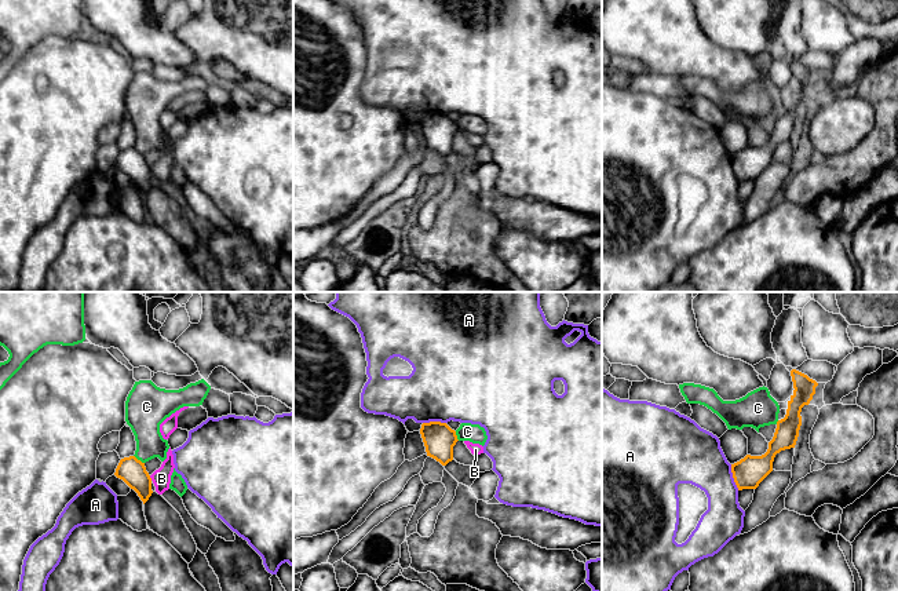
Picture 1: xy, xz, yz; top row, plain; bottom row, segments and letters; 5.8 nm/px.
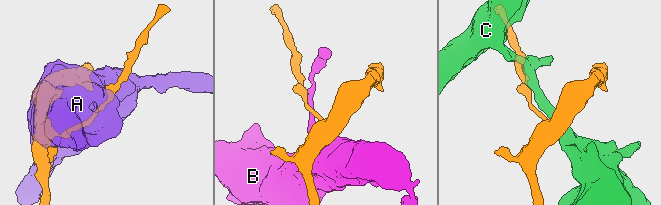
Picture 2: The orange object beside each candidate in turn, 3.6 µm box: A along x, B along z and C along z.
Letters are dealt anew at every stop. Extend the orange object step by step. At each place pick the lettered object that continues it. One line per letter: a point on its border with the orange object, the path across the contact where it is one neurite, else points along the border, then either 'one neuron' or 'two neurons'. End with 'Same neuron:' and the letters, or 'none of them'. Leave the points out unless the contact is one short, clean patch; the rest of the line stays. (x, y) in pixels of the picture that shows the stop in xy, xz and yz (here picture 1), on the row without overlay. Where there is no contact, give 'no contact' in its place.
A: contact yz (733, 168); two neurons
B: contact xy (150, 170); two neurons
C: contact xy (139, 152); border xy (134, 146), (143, 154); two neurons
Same neuron: none of them

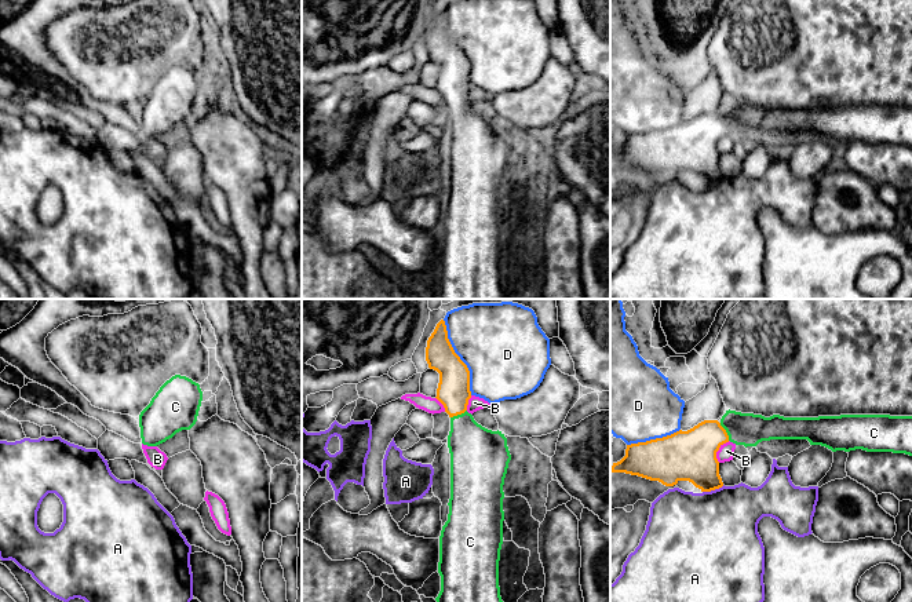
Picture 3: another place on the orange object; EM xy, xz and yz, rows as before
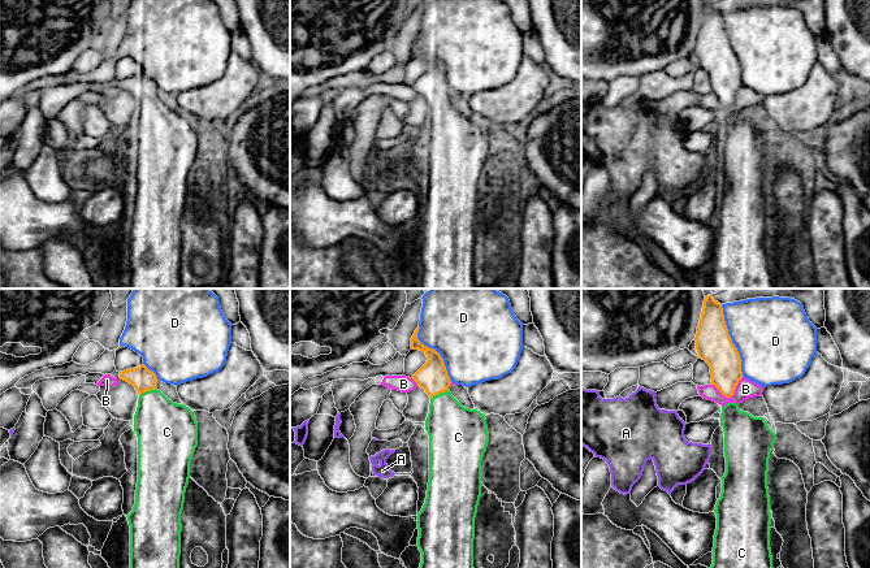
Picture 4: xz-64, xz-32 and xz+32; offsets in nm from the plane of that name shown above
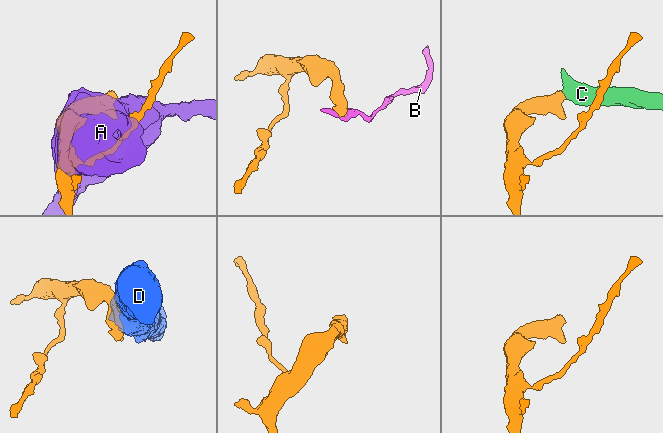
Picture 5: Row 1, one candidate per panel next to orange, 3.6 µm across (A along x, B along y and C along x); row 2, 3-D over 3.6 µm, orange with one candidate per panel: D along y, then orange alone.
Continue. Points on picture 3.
A: contact yz (712, 181); two neurons
B: contact yz (718, 141); border yz (729, 132), (717, 143), (718, 153); two neurons
C: contact yz (725, 123); way yz (690, 146), (711, 126), (725, 123), (743, 120); one neuron
D: contact xz (459, 48); two neurons
Same neuron: C

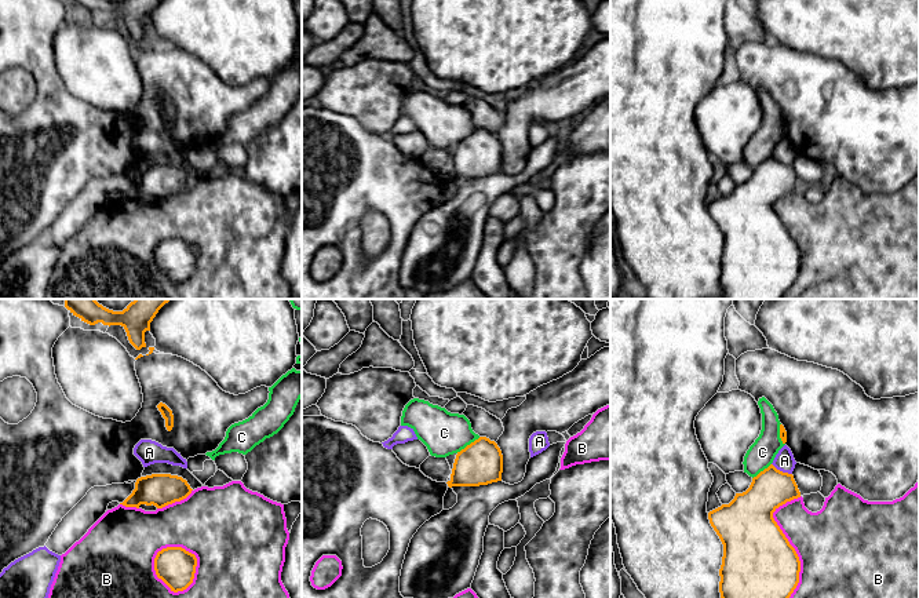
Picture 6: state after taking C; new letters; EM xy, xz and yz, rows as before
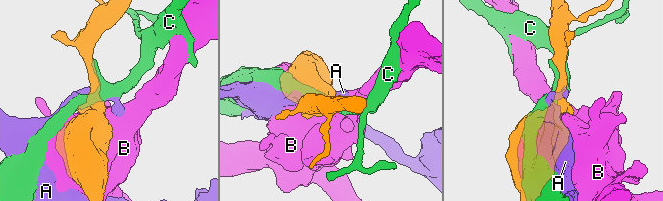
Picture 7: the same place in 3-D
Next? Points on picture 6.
A: contact yz (781, 163); two neurons
B: contact xy (155, 259); two neurons
C: contact xz (467, 137); two neurons
Same neuron: none of them

